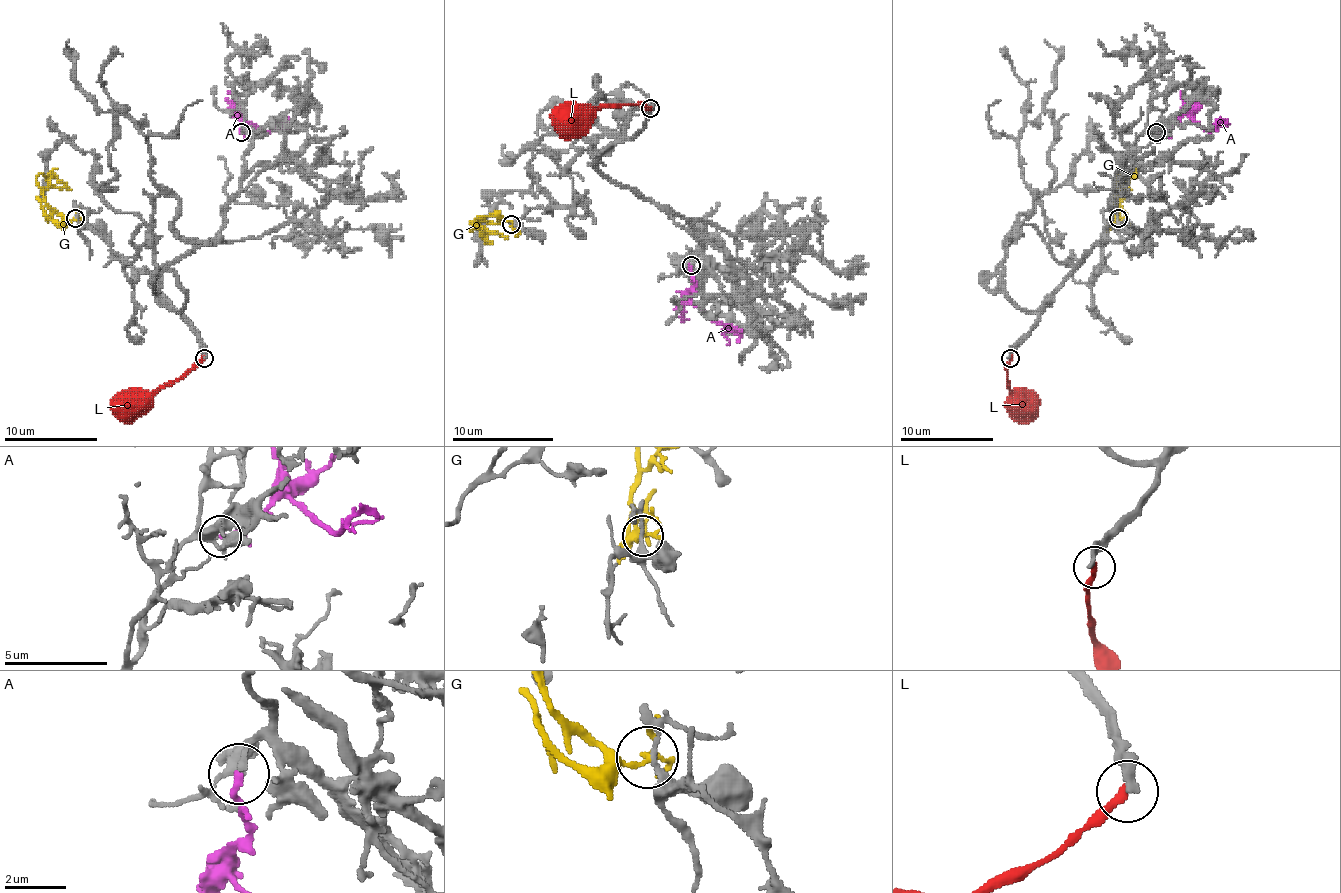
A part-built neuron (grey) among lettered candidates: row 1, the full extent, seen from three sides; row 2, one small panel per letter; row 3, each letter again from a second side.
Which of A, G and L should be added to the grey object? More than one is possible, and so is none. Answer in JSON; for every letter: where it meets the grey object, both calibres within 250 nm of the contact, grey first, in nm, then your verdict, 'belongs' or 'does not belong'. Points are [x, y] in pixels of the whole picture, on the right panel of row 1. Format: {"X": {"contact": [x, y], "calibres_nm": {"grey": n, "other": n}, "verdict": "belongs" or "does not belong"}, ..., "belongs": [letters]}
{"A": {"contact": [1156, 132], "calibres_nm": {"grey": 120, "other": 220}, "verdict": "belongs"}, "G": {"contact": [1118, 218], "calibres_nm": {"grey": 190, "other": 130}, "verdict": "does not belong"}, "L": {"contact": [1010, 358], "calibres_nm": {"grey": 320, "other": 240}, "verdict": "does not belong"}, "belongs": ["A"]}

